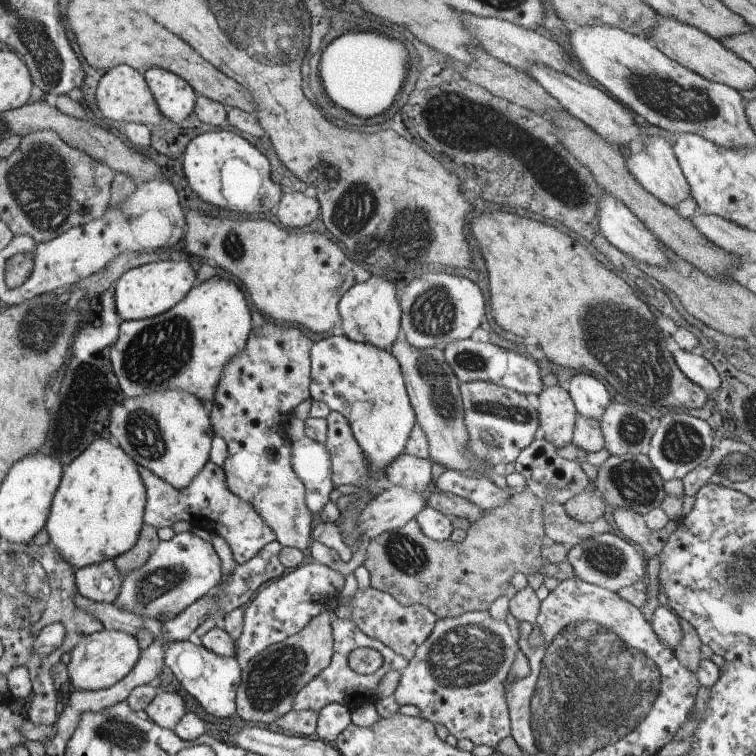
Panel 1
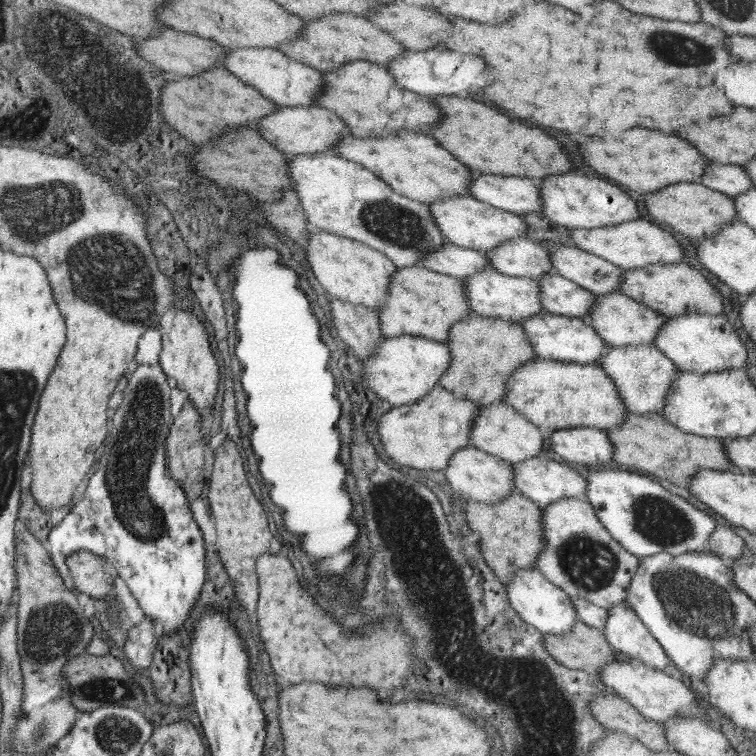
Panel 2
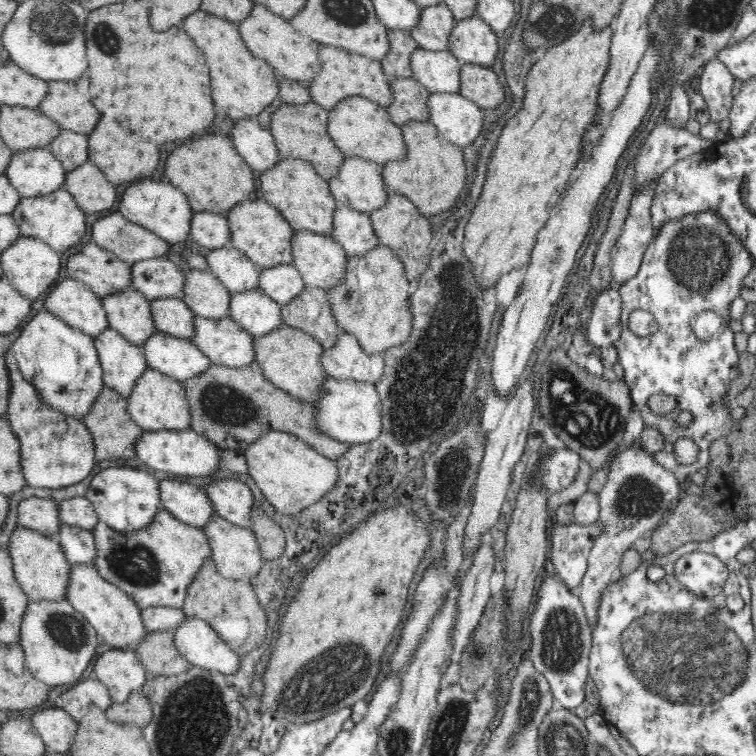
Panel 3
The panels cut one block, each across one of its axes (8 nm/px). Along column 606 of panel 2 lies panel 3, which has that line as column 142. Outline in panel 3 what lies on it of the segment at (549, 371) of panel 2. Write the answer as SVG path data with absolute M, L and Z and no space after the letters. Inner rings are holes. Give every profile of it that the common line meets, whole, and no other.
M146 368L133 383L126 408L132 420L144 431L189 428L189 403L186 400L185 388L180 381L152 368Z

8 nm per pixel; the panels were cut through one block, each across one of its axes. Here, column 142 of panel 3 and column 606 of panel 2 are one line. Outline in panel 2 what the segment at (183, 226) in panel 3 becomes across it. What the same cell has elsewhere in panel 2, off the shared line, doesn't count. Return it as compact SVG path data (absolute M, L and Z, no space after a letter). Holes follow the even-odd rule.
M570 172L544 178L539 186L543 195L542 215L568 229L596 229L640 219L638 204L623 191L621 186L606 178Z

